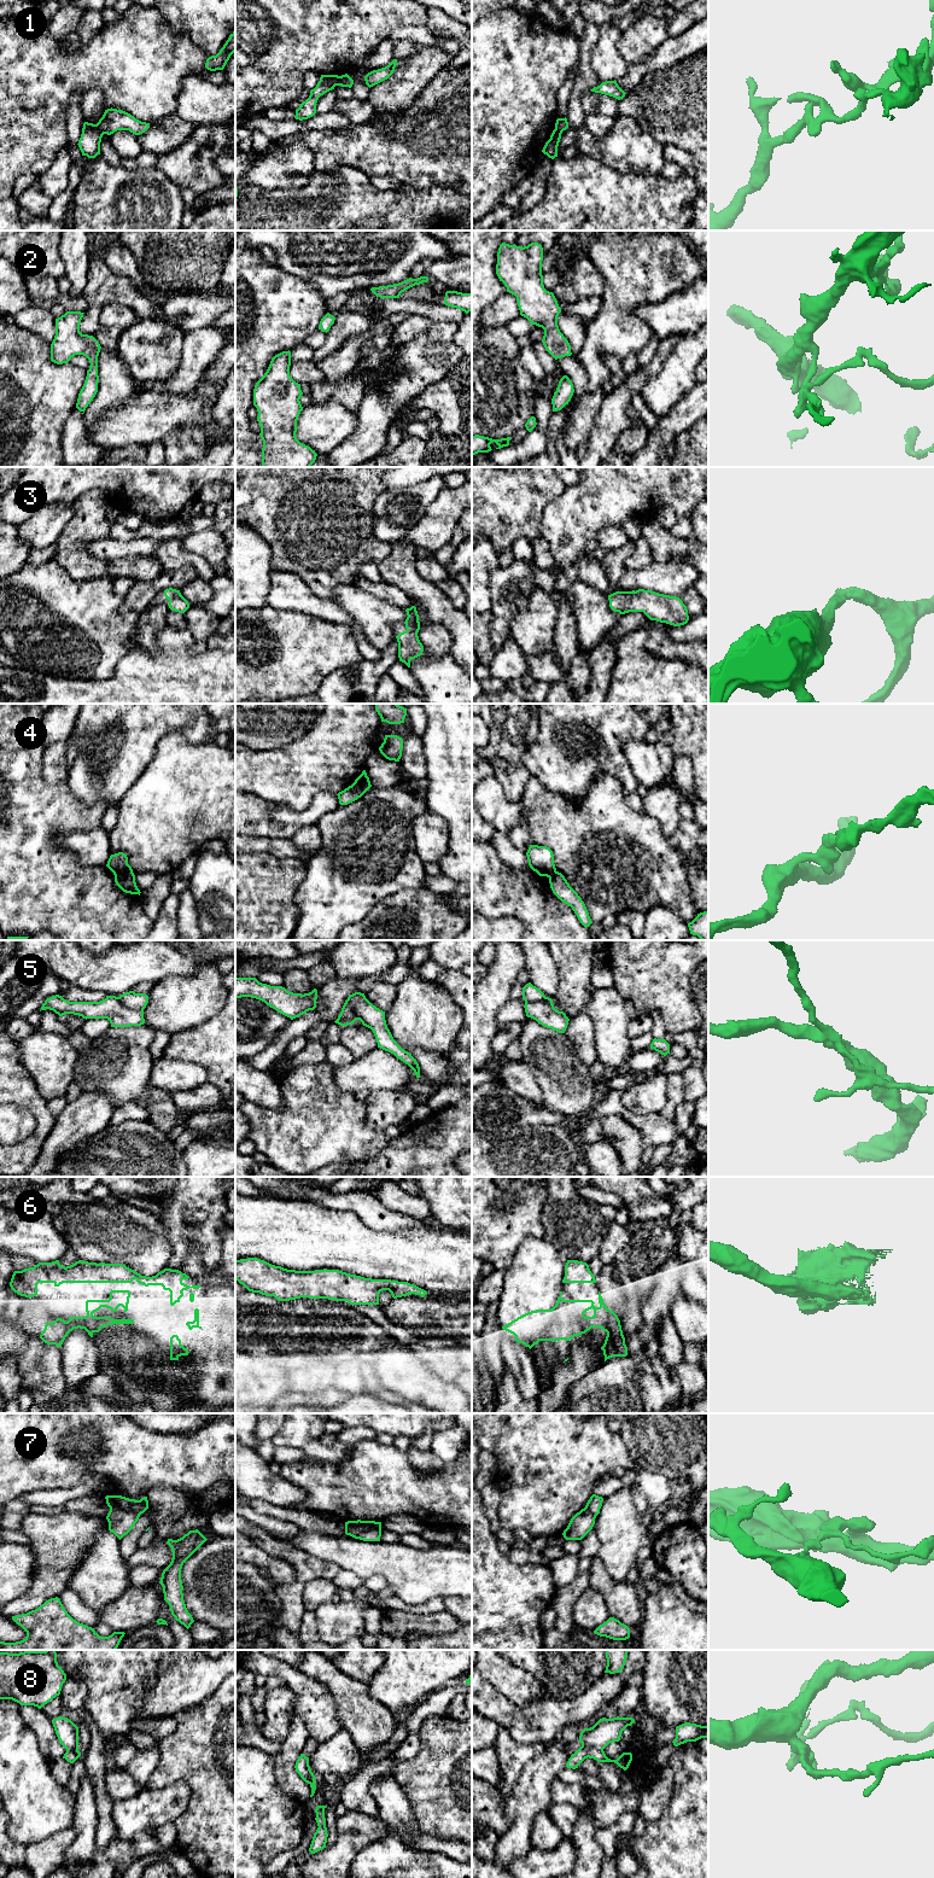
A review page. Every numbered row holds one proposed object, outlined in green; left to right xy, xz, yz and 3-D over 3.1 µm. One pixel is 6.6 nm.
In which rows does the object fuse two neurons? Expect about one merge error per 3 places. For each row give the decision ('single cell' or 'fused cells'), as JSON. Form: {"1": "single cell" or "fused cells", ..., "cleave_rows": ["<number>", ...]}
{"1": "fused cells", "2": "single cell", "3": "single cell", "4": "fused cells", "5": "fused cells", "6": "single cell", "7": "fused cells", "8": "fused cells", "cleave_rows": ["1", "4", "5", "7", "8"]}

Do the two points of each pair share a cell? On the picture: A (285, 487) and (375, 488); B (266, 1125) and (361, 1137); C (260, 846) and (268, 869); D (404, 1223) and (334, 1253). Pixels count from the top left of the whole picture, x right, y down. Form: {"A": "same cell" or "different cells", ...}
{"A": "same cell", "B": "same cell", "C": "different cells", "D": "different cells"}

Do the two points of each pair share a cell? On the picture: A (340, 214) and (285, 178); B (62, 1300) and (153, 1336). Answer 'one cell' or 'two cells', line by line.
A: two cells
B: one cell

